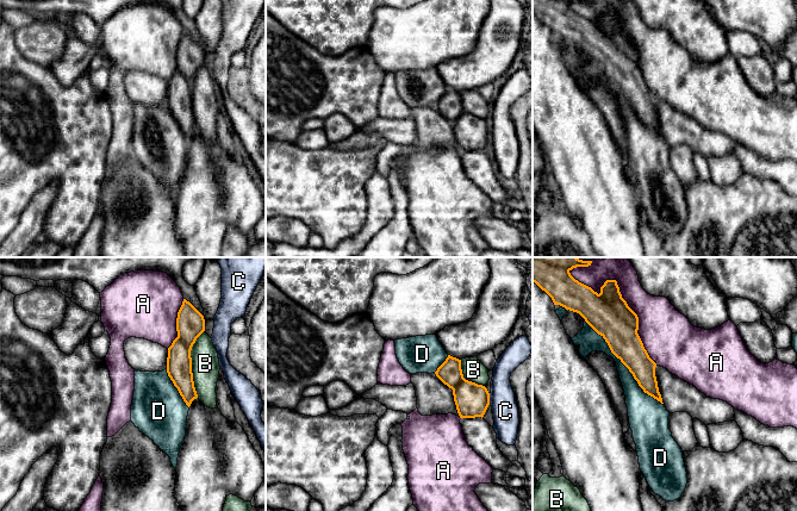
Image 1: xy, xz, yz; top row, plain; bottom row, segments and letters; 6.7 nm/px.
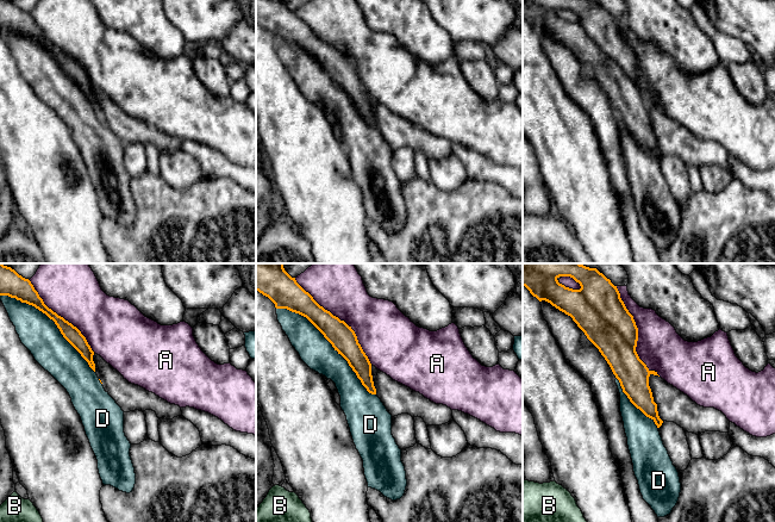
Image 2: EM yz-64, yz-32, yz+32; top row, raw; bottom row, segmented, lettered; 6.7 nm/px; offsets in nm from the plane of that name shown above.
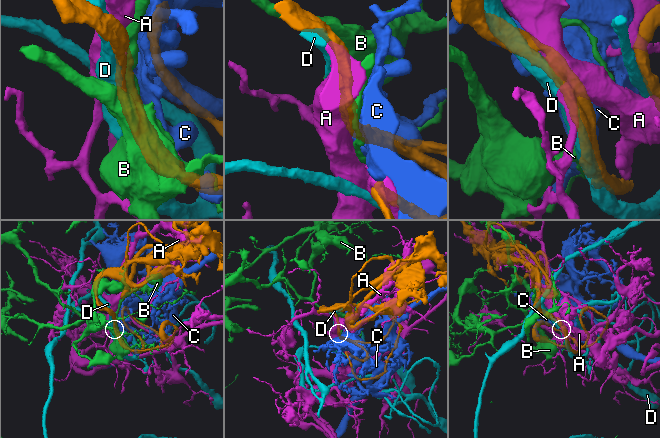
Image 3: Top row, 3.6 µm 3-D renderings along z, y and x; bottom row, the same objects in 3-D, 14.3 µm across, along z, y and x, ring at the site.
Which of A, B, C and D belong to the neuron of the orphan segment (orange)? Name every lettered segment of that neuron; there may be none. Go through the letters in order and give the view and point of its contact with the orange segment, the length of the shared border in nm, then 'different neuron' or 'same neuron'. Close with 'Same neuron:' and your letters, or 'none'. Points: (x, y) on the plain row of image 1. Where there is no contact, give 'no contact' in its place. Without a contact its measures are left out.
A: yz (622, 31) | 850 nm | different neuron
B: xy (191, 97) | 460 nm | different neuron
C: xz (489, 131) | 70 nm | different neuron
D: yz (623, 97) | 800 nm | same neuron
Same neuron: D

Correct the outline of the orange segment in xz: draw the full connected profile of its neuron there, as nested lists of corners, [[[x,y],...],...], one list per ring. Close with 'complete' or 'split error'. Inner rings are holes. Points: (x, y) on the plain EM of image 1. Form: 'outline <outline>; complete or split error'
outline [[[448,88],[435,107],[444,118],[453,123],[460,151],[484,150],[490,138],[490,126],[485,119],[463,111],[461,93]]]; complete

